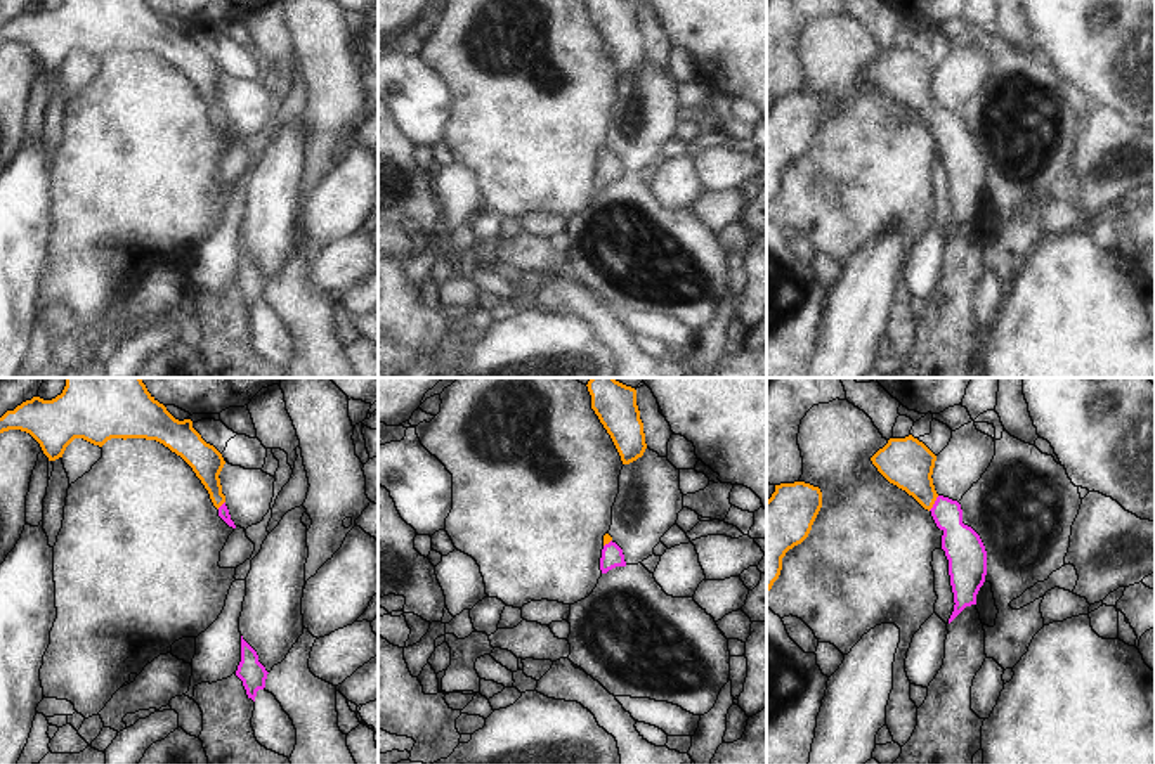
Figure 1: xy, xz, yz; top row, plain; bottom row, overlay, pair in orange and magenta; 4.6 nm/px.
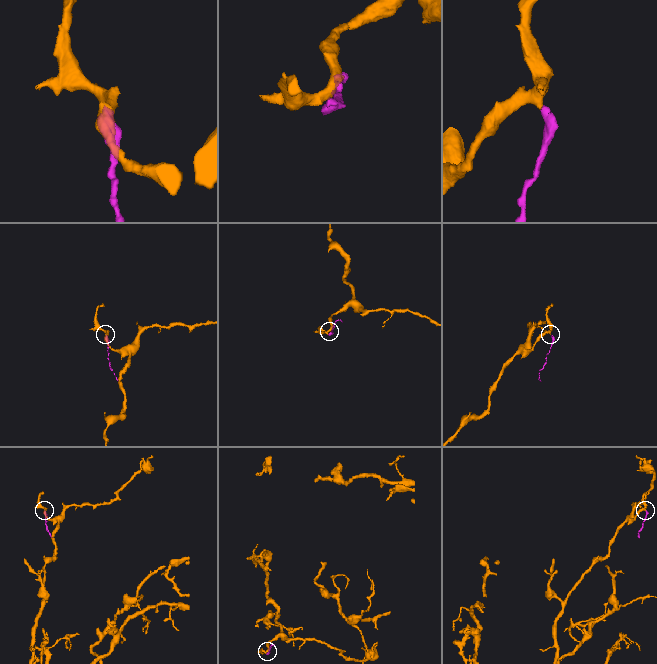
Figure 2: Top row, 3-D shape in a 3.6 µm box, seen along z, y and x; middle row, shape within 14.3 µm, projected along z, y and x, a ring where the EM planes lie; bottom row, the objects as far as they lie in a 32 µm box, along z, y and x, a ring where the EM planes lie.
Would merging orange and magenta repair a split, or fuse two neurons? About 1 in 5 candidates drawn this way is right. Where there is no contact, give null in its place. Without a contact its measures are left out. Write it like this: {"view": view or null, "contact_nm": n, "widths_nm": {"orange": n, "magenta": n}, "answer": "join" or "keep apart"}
{"view": "yz", "contact_nm": 90, "widths_nm": {"orange": 240, "magenta": 180}, "answer": "join"}

